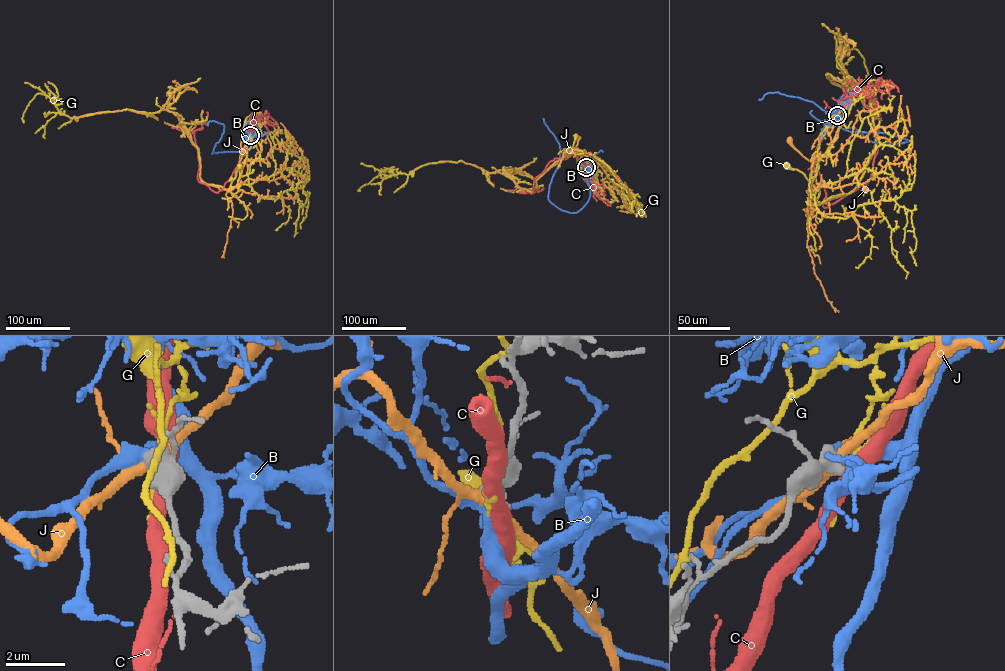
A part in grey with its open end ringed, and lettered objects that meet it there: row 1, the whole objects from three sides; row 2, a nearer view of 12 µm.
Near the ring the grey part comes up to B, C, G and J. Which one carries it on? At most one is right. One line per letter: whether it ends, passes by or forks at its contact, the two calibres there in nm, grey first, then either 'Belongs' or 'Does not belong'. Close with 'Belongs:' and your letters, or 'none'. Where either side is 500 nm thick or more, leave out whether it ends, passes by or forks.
B: It passes by. Thickness 480 nm (grey) against 280 nm. Belongs
C: Thickness 550 nm (grey) against 480 nm. Does not belong
G: Thickness 600 nm (grey) against 150 nm. Does not belong
J: Thickness 500 nm (grey) against 260 nm. Does not belong
Belongs: B

